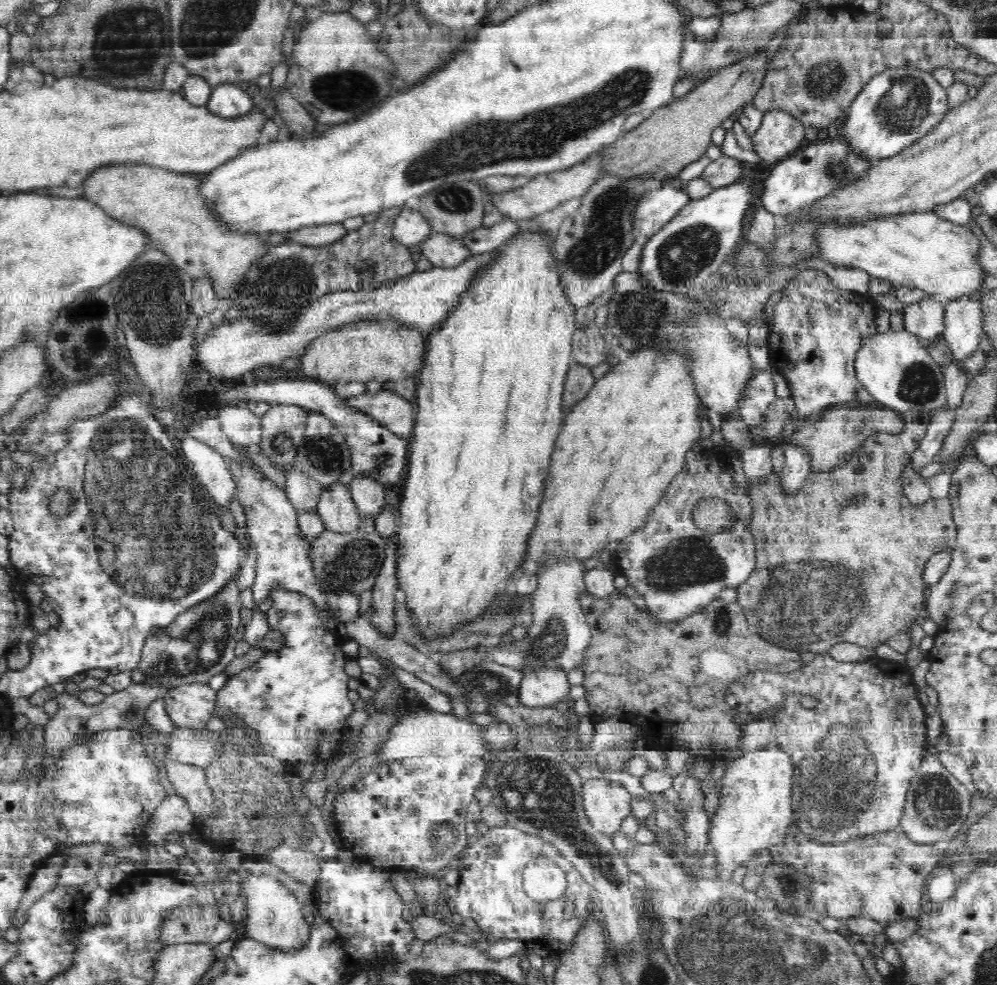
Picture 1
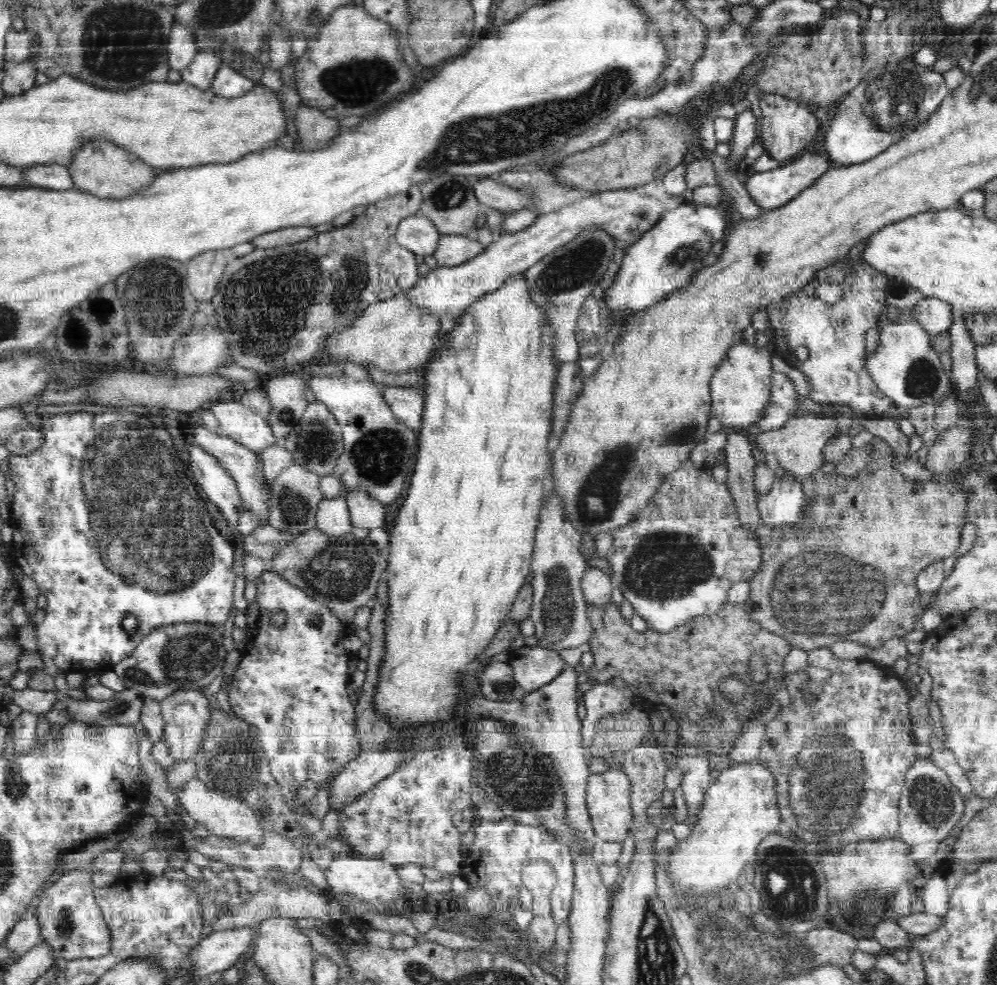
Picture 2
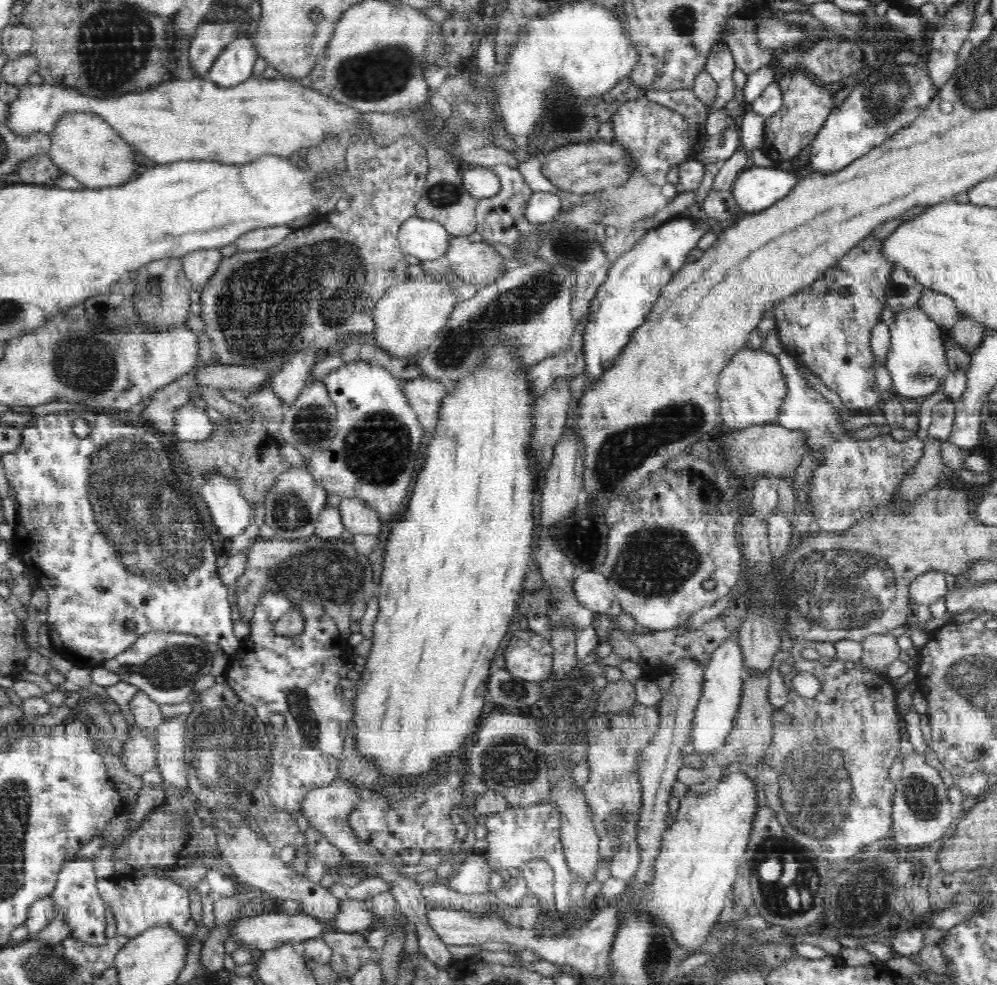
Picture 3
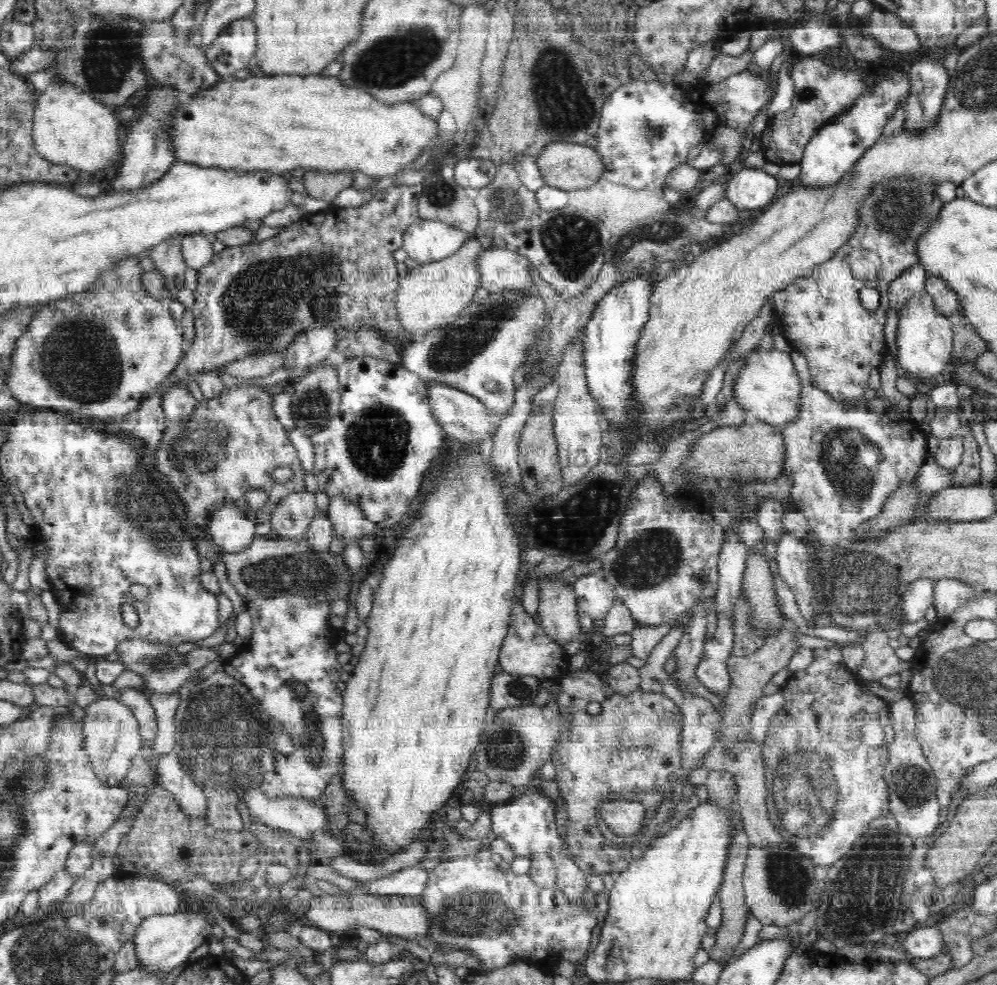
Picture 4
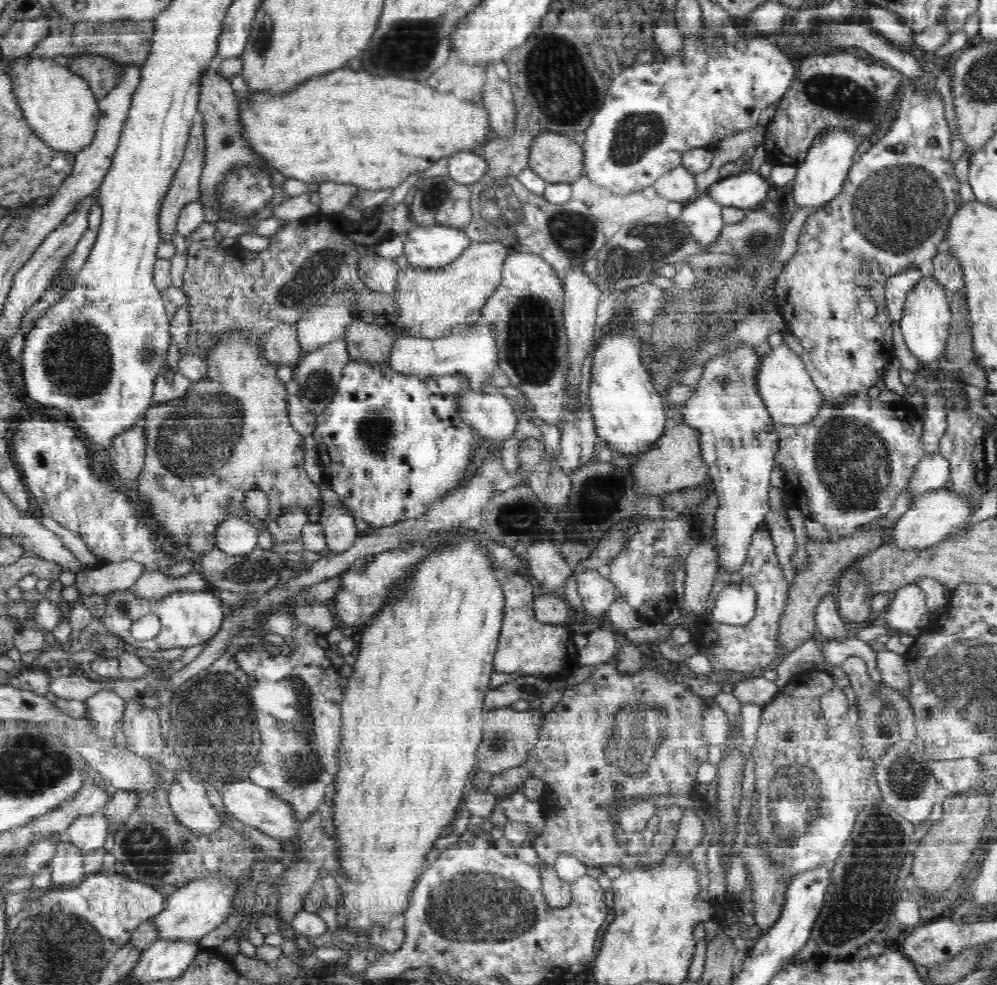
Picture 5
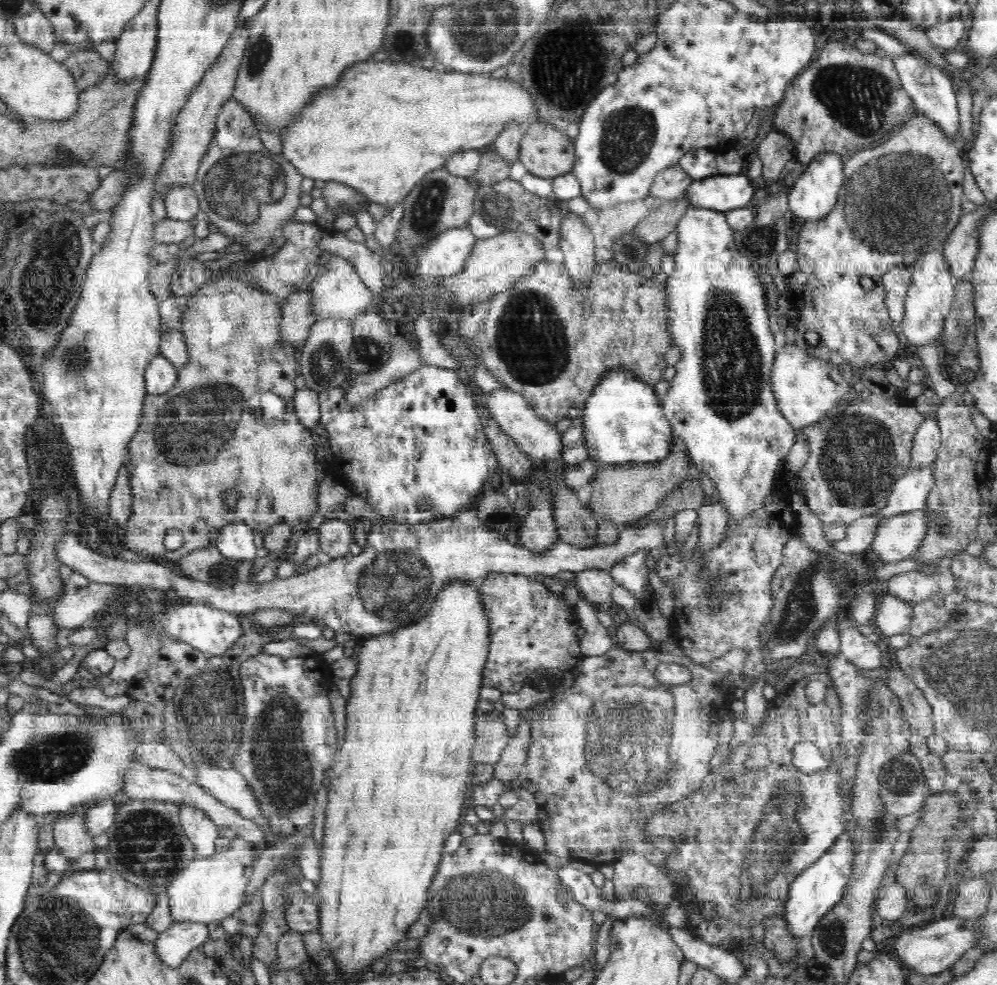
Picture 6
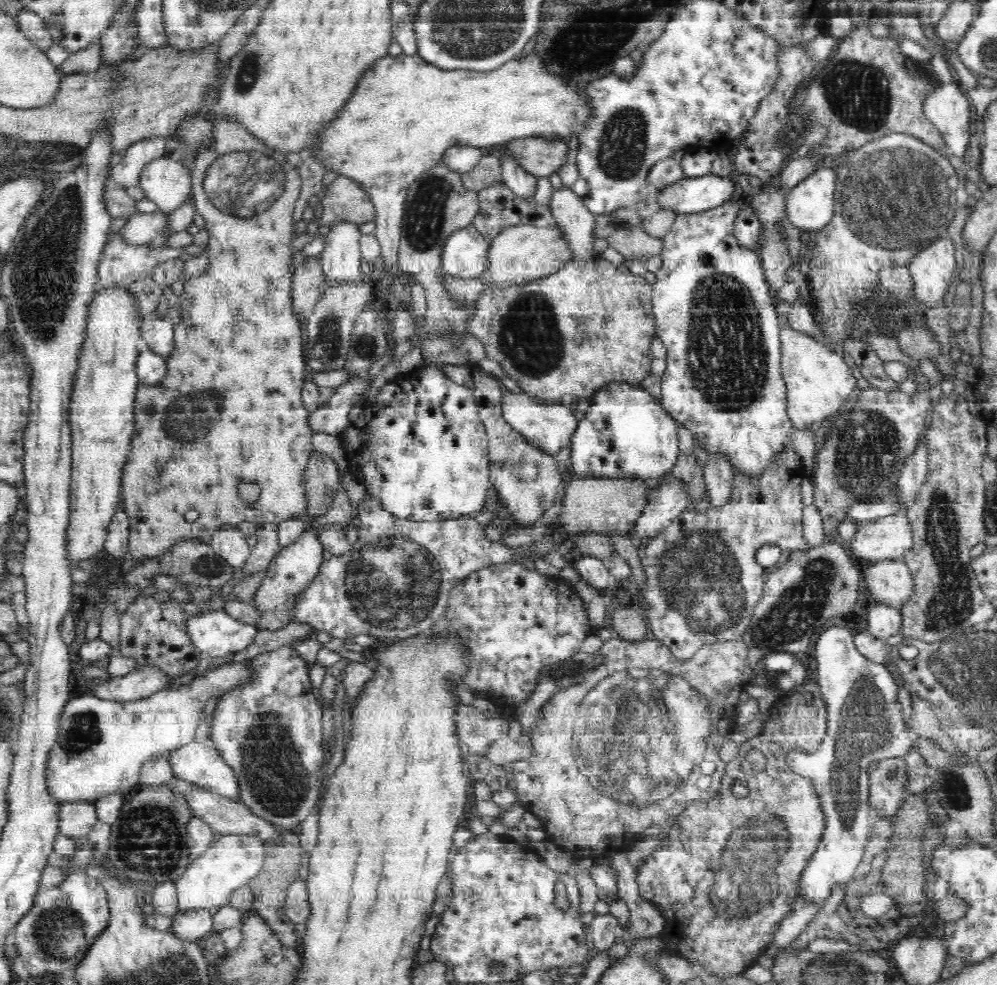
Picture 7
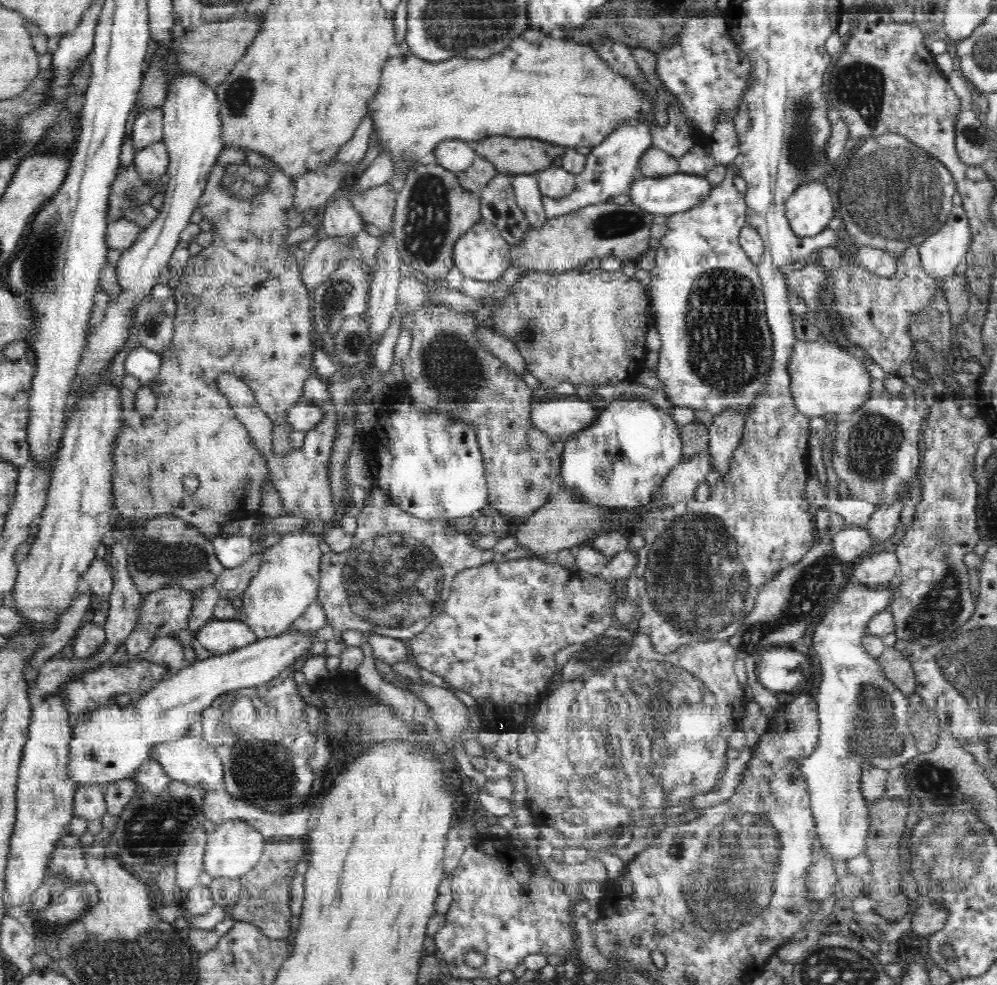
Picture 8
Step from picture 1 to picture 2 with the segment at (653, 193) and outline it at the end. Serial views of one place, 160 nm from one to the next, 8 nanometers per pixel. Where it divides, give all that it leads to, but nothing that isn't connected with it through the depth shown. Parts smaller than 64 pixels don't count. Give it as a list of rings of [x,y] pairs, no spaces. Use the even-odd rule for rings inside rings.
[[[616,189],[594,193],[561,209],[540,215],[524,230],[495,238],[472,260],[459,264],[458,267],[436,267],[416,281],[414,288],[402,294],[409,294],[413,302],[423,306],[429,314],[440,316],[442,330],[449,327],[450,321],[460,316],[462,310],[472,302],[500,289],[514,275],[524,273],[530,266],[541,261],[548,254],[556,251],[573,240],[583,230],[598,227],[608,231],[610,235],[620,240],[631,242],[640,240],[644,232],[648,232],[666,212],[666,205],[650,196],[638,195],[630,189]]]

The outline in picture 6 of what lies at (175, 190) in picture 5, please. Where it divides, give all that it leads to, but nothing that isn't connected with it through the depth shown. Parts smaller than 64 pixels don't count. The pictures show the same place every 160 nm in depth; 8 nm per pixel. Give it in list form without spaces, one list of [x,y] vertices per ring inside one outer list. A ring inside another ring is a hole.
[[[247,22],[239,24],[229,38],[228,44],[216,59],[216,62],[206,70],[199,86],[194,89],[194,92],[188,97],[180,110],[176,120],[174,120],[174,128],[170,134],[170,150],[168,150],[168,160],[162,164],[160,172],[156,174],[155,192],[158,192],[161,199],[164,201],[164,192],[172,183],[187,183],[193,185],[198,174],[200,162],[209,144],[213,139],[216,130],[216,121],[220,107],[233,97],[233,89],[237,80],[237,69],[240,66],[240,61],[244,56],[245,48],[249,43],[249,31],[247,30]]]

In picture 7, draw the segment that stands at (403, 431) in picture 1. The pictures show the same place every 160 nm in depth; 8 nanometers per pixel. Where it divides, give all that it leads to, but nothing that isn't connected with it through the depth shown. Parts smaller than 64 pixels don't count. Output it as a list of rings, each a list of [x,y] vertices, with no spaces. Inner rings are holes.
[[[510,392],[510,394],[506,394],[502,400],[502,409],[508,425],[512,426],[516,433],[520,433],[522,437],[527,438],[528,443],[544,449],[552,456],[571,443],[574,430],[577,430],[578,427],[578,422],[572,416],[572,412],[566,406],[562,406],[561,402],[556,404],[542,403],[524,393]]]

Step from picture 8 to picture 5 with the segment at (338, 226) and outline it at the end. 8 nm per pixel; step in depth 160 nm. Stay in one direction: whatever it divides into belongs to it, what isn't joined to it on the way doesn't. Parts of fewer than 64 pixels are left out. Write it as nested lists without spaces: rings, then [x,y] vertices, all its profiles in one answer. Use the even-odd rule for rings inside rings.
[[[337,290],[330,297],[321,297],[297,323],[298,342],[303,354],[342,338],[355,317],[356,295],[352,290]]]

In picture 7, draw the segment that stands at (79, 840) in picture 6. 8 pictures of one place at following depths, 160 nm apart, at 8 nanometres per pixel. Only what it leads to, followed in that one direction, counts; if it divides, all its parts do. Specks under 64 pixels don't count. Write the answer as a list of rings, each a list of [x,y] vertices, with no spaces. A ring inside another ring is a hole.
[[[96,801],[64,803],[60,807],[59,833],[68,838],[86,838],[97,822]]]

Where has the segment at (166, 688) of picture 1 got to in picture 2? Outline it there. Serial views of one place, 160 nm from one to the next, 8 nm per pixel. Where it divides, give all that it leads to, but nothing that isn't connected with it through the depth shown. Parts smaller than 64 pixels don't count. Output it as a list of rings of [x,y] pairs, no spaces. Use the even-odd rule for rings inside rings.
[[[124,689],[110,700],[76,699],[65,695],[66,712],[79,726],[97,725],[99,728],[133,726],[140,722],[145,696],[136,689]]]

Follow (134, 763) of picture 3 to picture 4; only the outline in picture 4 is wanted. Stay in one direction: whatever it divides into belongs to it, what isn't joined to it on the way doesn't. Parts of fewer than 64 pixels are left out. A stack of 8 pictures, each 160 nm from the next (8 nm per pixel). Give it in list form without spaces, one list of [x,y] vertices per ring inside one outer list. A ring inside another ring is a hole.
[[[111,692],[98,695],[98,697],[98,701],[84,709],[85,715],[82,718],[84,746],[82,749],[88,753],[96,777],[108,787],[116,787],[127,776],[134,757],[143,753],[147,747],[142,744],[138,721],[132,710]]]

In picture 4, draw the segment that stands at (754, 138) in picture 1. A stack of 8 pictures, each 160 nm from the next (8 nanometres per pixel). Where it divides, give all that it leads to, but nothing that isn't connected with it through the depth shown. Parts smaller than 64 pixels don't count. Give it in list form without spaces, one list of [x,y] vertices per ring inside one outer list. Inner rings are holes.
[[[806,58],[804,62],[793,64],[788,73],[795,84],[795,96],[791,106],[785,112],[769,119],[768,126],[760,137],[761,151],[765,160],[780,166],[799,163],[813,134],[854,105],[862,96],[862,92],[866,92],[864,83],[868,83],[866,81],[868,76],[862,70],[842,72],[814,58]]]

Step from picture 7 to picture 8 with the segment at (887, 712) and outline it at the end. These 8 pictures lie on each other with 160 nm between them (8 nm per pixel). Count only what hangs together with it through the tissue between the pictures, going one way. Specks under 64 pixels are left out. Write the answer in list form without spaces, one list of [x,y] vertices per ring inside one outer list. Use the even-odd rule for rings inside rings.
[[[848,584],[844,588],[842,594],[837,594],[838,602],[836,606],[828,612],[828,616],[818,624],[816,632],[814,632],[814,650],[820,659],[820,668],[822,672],[822,680],[819,685],[818,693],[815,701],[817,704],[818,718],[819,718],[819,741],[812,754],[803,760],[799,773],[804,776],[806,780],[807,790],[811,801],[811,810],[817,825],[817,838],[820,841],[820,847],[824,849],[827,858],[834,862],[834,865],[840,870],[842,865],[850,858],[854,859],[865,852],[866,837],[870,830],[869,806],[865,803],[863,793],[861,792],[861,774],[864,772],[864,760],[868,760],[875,768],[892,769],[901,765],[905,765],[909,760],[918,756],[919,749],[915,745],[915,737],[910,728],[909,714],[908,714],[908,699],[902,694],[902,691],[892,682],[887,679],[887,676],[882,671],[882,667],[878,664],[876,657],[867,653],[867,650],[862,645],[862,640],[866,635],[867,624],[869,620],[884,608],[888,606],[888,600],[892,598],[892,590],[868,590],[870,585],[860,586],[860,584]]]

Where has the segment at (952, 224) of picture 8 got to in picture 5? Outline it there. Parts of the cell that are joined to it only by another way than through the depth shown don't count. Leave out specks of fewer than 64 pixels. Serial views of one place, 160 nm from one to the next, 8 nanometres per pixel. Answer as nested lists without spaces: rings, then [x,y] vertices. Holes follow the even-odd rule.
[[[922,275],[906,298],[904,314],[898,324],[906,347],[916,356],[919,363],[935,366],[937,359],[944,353],[952,316],[949,301],[947,290],[934,279],[934,275]]]

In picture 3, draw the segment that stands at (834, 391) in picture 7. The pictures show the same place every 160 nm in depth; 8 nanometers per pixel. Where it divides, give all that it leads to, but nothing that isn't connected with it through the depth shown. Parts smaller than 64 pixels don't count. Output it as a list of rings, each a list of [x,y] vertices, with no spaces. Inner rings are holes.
[[[745,348],[736,353],[719,374],[717,387],[719,421],[724,428],[746,429],[773,423],[787,396],[786,373],[779,358],[761,349]]]

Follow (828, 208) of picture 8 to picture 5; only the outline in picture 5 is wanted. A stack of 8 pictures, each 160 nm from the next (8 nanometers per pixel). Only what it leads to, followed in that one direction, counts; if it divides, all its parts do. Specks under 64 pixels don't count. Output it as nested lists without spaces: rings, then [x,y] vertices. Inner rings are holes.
[[[832,131],[818,140],[807,152],[802,163],[797,167],[797,175],[794,178],[793,198],[801,208],[803,206],[822,206],[829,203],[842,190],[849,169],[858,156],[858,144],[856,139],[848,131]]]

